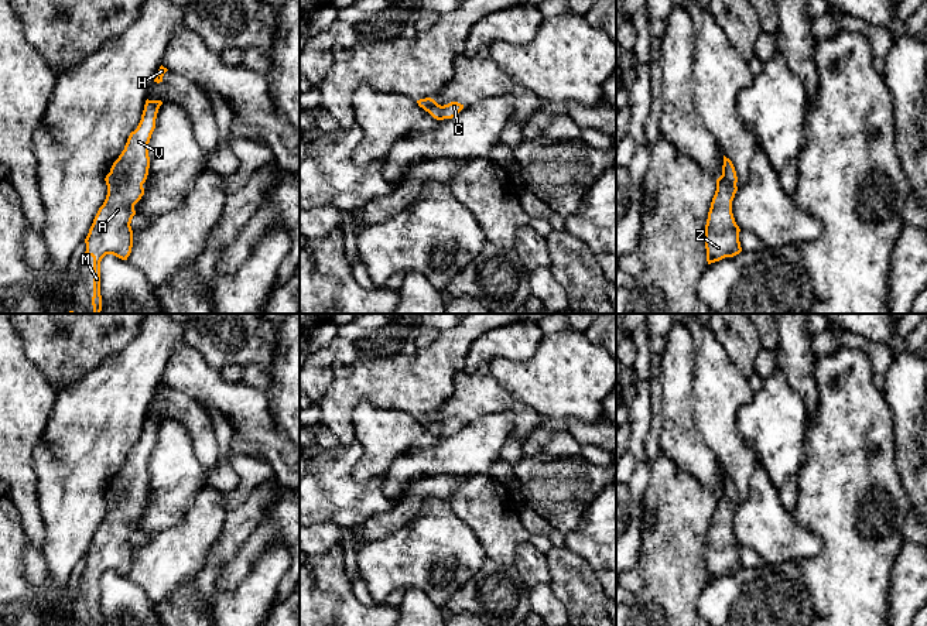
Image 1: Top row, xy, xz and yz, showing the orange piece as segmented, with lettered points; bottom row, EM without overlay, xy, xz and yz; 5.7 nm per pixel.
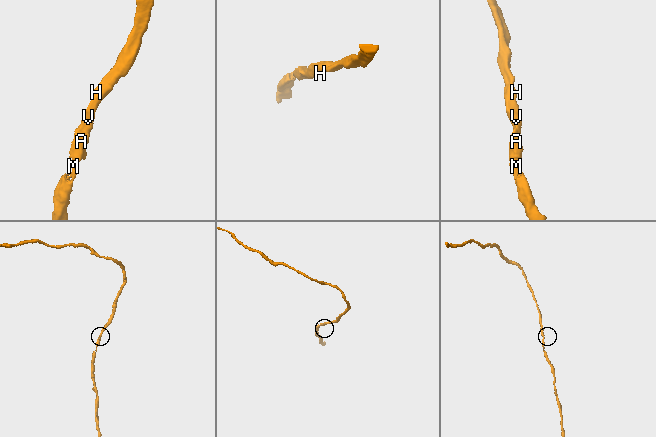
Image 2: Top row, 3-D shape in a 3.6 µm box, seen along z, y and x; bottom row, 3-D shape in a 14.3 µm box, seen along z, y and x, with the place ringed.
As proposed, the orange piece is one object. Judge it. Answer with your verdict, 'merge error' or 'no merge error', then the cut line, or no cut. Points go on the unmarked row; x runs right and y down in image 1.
no merge error | no cut

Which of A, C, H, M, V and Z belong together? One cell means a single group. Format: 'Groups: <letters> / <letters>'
Groups: A C H M V Z

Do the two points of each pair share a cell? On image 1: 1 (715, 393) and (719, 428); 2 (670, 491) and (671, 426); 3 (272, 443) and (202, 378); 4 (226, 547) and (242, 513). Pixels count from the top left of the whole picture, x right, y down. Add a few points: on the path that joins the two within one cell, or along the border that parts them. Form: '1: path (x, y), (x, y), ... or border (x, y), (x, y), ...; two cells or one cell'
1: path (715, 402), (717, 420); one cell
2: border (662, 454), (666, 454), (695, 479); two cells
3: path (255, 426), (219, 393); one cell
4: path (231, 539), (240, 522); one cell

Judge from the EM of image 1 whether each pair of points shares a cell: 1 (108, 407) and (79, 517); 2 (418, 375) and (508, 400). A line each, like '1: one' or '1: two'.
1: one
2: two

